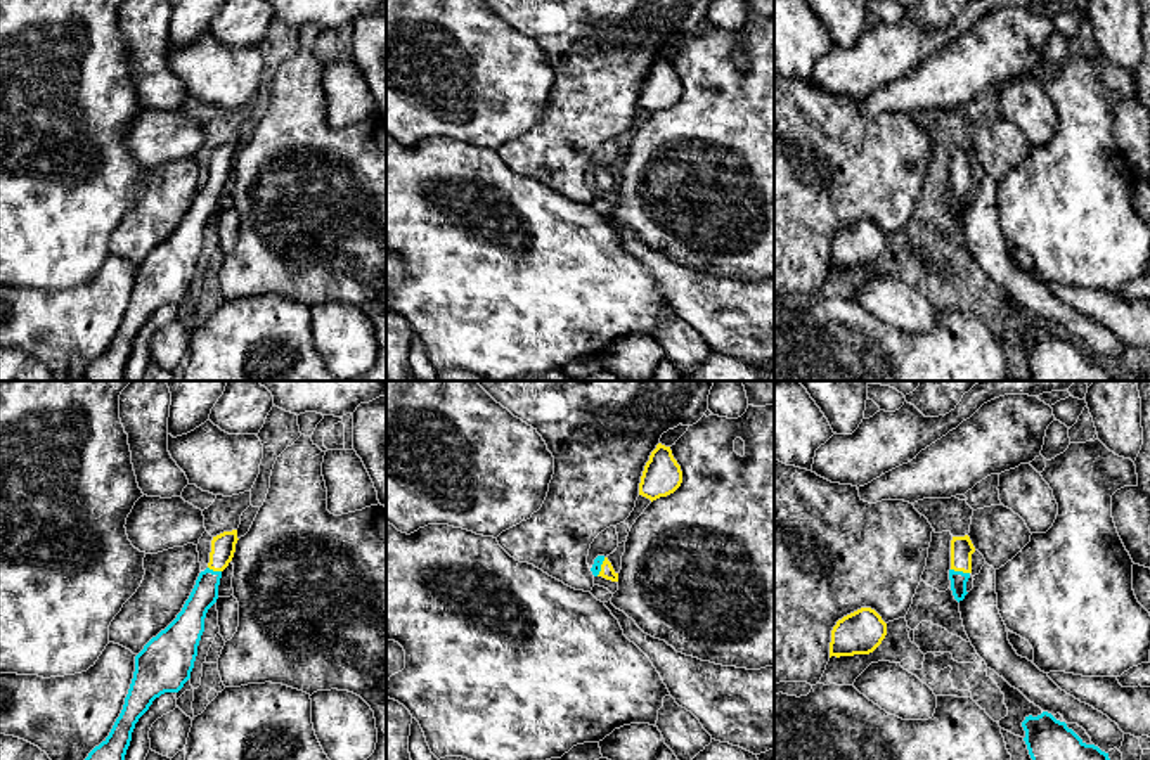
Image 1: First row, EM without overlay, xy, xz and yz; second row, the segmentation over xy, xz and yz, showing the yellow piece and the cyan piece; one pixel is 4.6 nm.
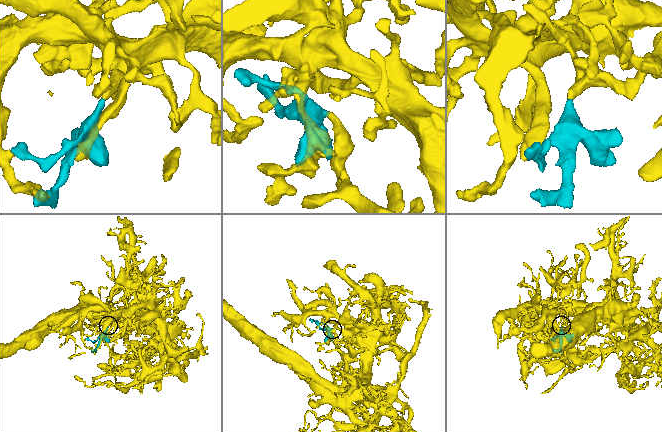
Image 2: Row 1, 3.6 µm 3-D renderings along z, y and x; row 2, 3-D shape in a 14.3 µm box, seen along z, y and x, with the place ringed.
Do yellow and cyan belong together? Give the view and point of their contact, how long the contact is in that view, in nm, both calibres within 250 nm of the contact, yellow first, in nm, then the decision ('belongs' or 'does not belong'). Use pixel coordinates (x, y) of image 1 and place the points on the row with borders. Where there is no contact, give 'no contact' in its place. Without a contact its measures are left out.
contact yz (960, 570); length 90 nm; calibres 110 and 80 nm; belongs

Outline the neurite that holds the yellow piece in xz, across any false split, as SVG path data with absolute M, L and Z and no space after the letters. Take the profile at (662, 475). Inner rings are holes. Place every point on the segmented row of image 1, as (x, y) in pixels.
M658 443L644 466L639 483L639 495L653 502L660 497L674 493L681 483L682 471L674 459L670 447Z

